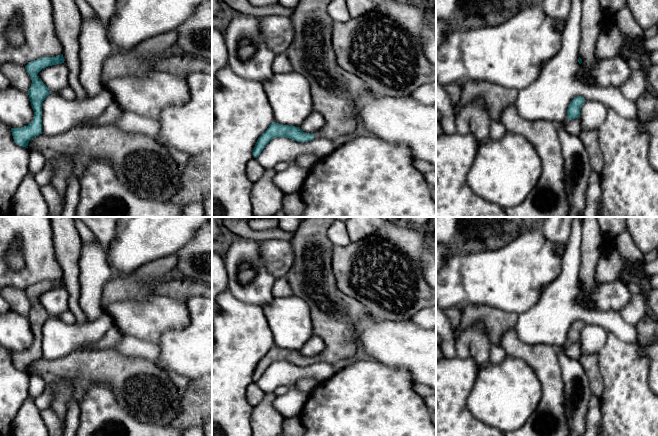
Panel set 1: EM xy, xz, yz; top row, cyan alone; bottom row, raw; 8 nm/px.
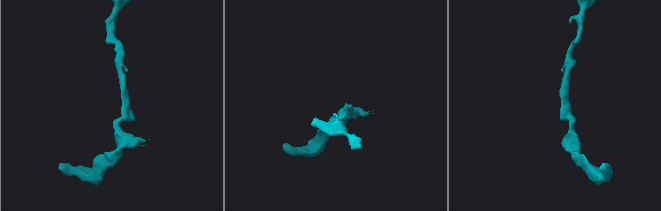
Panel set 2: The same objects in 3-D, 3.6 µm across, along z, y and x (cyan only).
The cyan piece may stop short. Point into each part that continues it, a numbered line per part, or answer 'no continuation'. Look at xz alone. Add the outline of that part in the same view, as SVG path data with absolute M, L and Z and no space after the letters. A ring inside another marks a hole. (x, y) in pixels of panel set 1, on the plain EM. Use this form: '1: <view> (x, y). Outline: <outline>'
1: xz (335, 315). Outline: M303 217L300 225L290 241L294 251L294 263L286 274L292 296L304 300L309 308L312 318L312 330L315 336L321 338L325 343L325 349L317 355L314 363L333 364L340 360L351 360L360 348L356 325L360 318L366 315L367 310L363 304L345 295L339 288L332 271L332 249L334 245L327 236L327 230L337 217Z

